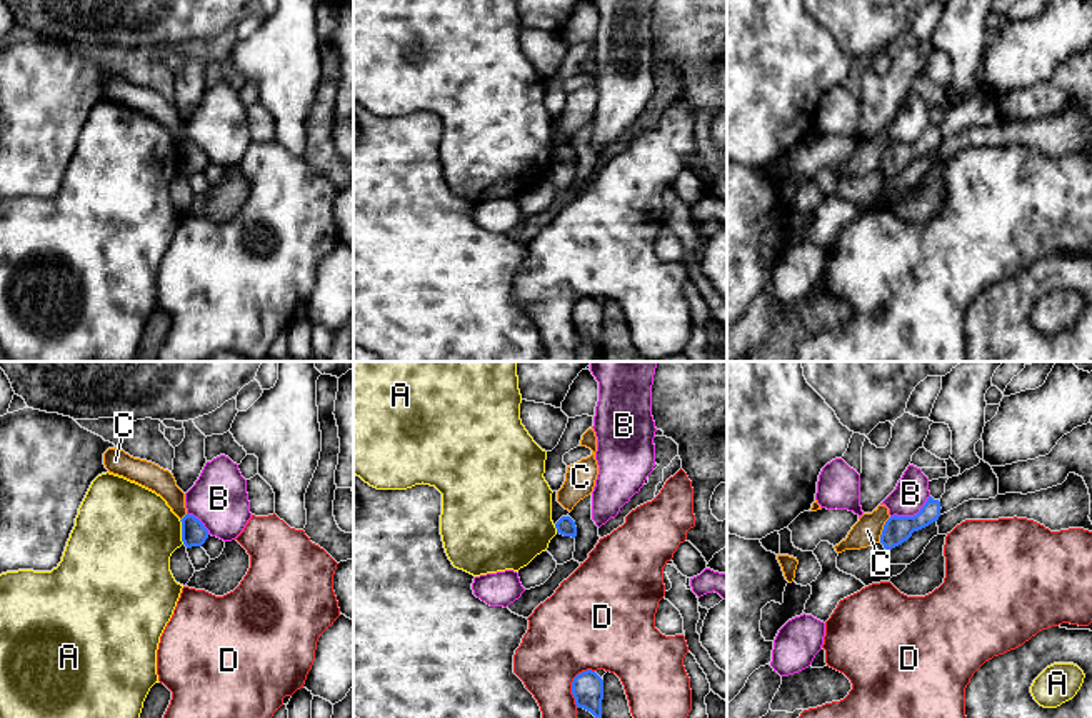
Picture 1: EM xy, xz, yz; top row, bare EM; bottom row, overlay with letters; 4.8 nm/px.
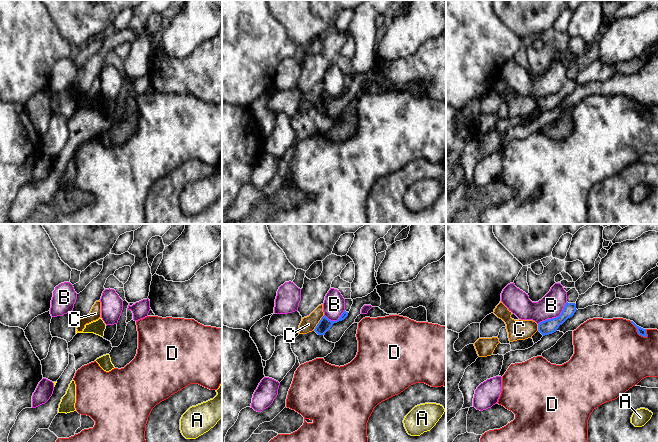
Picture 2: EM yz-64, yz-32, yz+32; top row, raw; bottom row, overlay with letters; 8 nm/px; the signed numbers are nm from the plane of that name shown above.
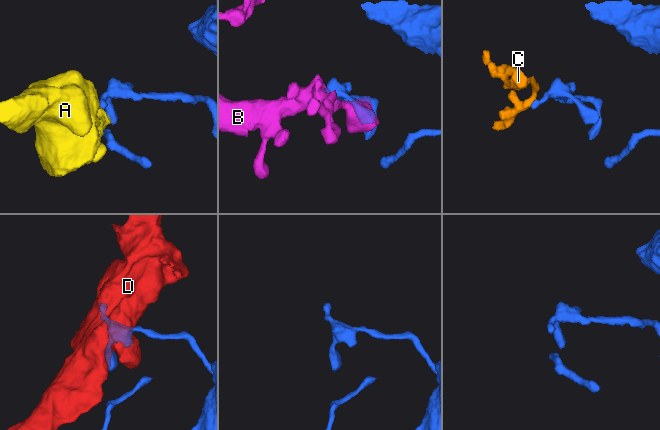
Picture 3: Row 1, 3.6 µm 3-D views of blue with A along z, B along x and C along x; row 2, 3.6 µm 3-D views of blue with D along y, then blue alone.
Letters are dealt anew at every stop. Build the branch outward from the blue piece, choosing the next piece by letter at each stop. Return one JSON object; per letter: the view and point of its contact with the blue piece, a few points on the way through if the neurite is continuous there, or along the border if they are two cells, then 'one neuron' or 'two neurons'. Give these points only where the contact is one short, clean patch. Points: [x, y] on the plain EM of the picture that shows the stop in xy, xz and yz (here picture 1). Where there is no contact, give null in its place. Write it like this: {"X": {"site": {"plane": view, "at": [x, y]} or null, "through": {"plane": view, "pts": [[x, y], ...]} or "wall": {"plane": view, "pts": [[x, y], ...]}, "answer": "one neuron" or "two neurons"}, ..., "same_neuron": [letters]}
{"A": {"site": {"plane": "xy", "at": [182, 159]}, "answer": "two neurons"}, "B": {"site": {"plane": "yz", "at": [914, 142]}, "answer": "two neurons"}, "C": {"site": {"plane": "yz", "at": [884, 155]}, "wall": {"plane": "yz", "pts": [[891, 144], [879, 167]]}, "answer": "two neurons"}, "D": {"site": {"plane": "xz", "at": [572, 312]}, "answer": "two neurons"}, "same_neuron": []}

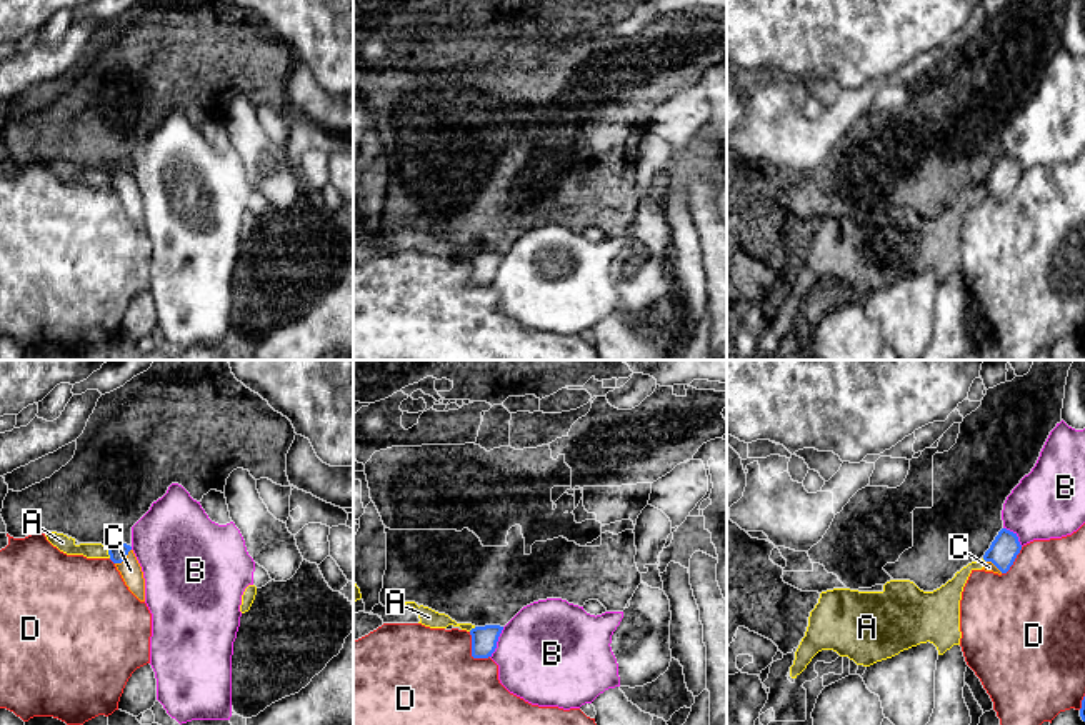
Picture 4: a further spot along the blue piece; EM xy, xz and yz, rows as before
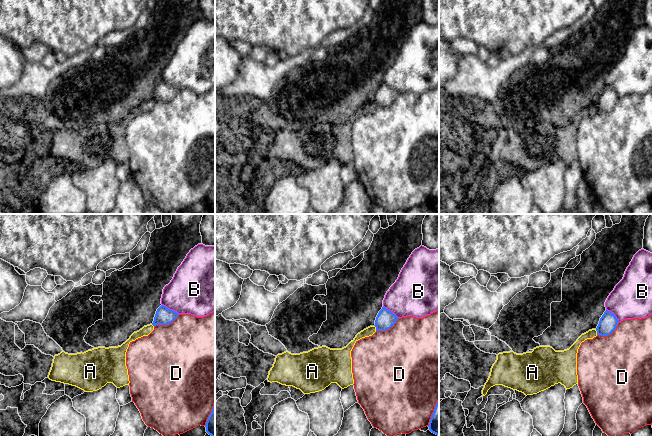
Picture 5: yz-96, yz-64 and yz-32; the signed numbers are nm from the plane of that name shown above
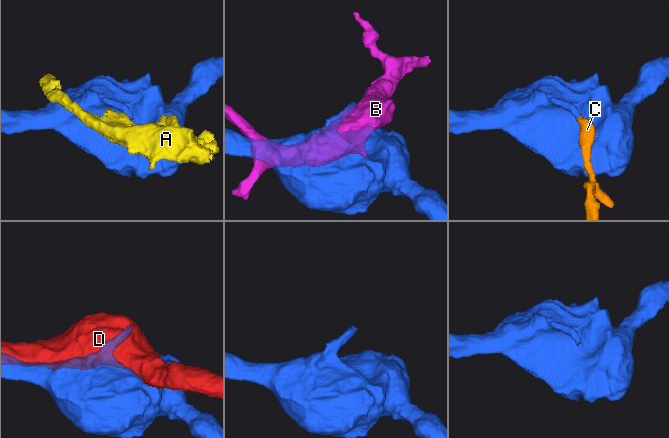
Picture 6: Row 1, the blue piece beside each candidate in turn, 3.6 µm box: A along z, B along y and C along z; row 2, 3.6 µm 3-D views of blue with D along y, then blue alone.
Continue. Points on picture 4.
{"A": {"site": {"plane": "xy", "at": [109, 179]}, "wall": {"plane": "xy", "pts": [[104, 172], [110, 184]]}, "answer": "two neurons"}, "B": {"site": {"plane": "xz", "at": [497, 267]}, "answer": "two neurons"}, "C": {"site": {"plane": "xy", "at": [125, 185]}, "through": {"plane": "xy", "pts": [[117, 177], [125, 185], [130, 197]]}, "answer": "one neuron"}, "D": {"site": {"plane": "xz", "at": [472, 279]}, "answer": "two neurons"}, "same_neuron": ["C"]}

